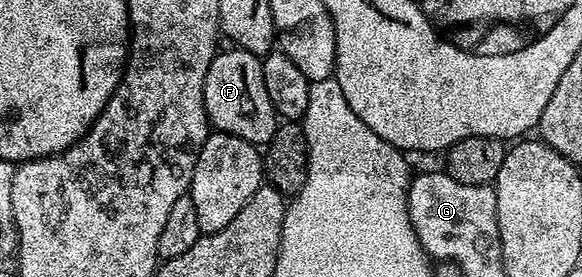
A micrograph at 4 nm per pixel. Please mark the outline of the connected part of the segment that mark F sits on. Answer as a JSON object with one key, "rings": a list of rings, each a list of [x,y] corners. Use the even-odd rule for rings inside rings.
{"rings":[[[235,46],[229,49],[229,52],[217,51],[216,57],[210,62],[210,70],[206,70],[204,105],[209,125],[215,131],[237,136],[257,146],[267,146],[278,127],[278,117],[276,108],[270,102],[270,94],[266,94],[266,82],[262,82],[261,57]]]}

